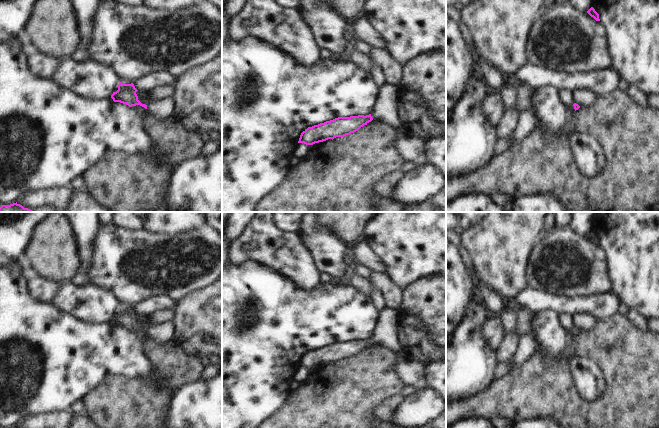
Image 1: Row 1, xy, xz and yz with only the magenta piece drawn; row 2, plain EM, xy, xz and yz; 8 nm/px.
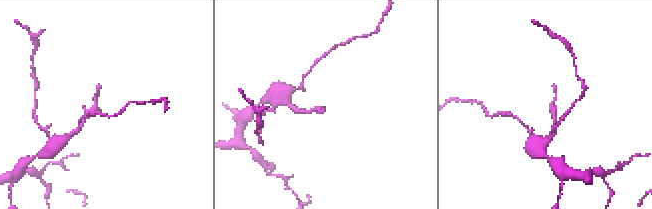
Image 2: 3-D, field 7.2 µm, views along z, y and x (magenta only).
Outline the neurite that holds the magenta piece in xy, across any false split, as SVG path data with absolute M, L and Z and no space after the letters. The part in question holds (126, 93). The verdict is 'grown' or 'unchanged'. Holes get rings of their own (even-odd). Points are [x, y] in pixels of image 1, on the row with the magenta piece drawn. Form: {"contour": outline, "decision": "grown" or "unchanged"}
{"contour": "M120 82L118 90L113 92L111 98L114 102L120 102L128 105L129 107L140 105L144 107L148 114L152 115L156 120L163 120L174 116L175 102L173 97L167 97L145 105L138 100L138 96L136 94L137 91L138 90L135 88L133 83L123 84Z", "decision": "grown"}

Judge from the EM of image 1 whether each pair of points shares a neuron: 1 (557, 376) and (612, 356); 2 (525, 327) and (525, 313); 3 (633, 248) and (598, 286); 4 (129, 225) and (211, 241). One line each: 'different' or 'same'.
1: same
2: same
3: different
4: different

